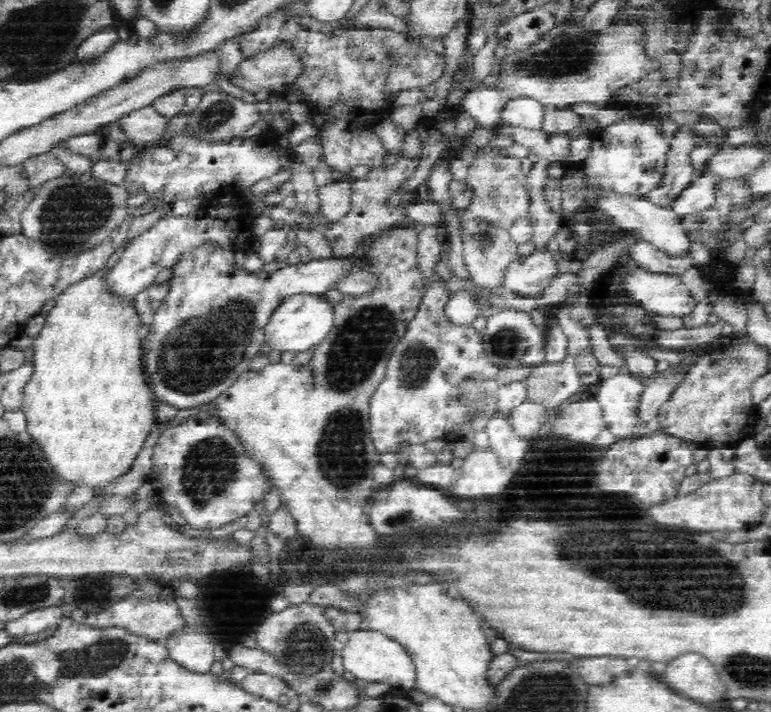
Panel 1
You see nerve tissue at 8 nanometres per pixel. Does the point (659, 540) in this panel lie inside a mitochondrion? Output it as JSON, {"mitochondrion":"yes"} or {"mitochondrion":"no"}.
{"mitochondrion":"no"}

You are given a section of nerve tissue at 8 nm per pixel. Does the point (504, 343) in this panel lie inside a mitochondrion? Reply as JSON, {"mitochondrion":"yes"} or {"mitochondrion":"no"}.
{"mitochondrion":"yes"}

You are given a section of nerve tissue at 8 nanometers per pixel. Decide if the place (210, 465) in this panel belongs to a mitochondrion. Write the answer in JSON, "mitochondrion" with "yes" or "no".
{"mitochondrion":"yes"}

